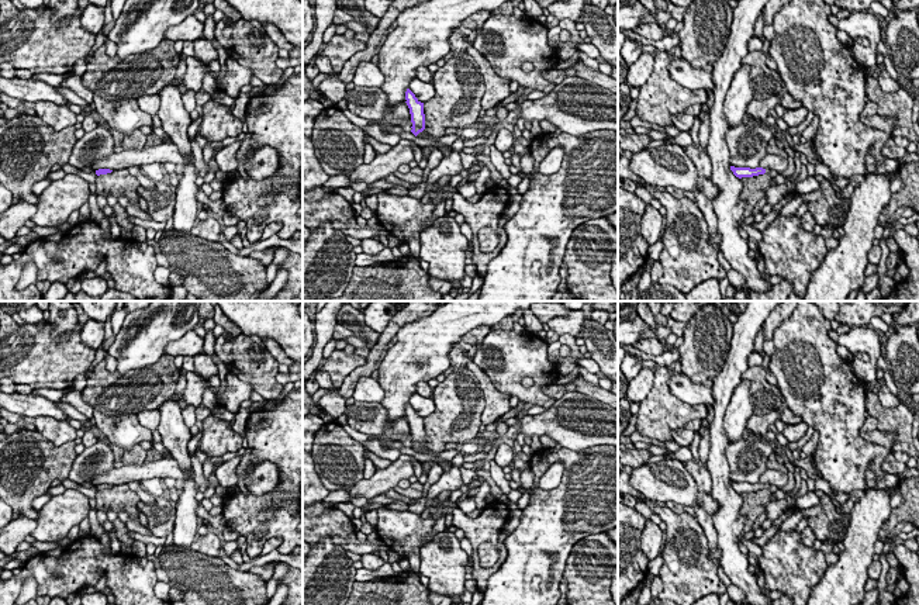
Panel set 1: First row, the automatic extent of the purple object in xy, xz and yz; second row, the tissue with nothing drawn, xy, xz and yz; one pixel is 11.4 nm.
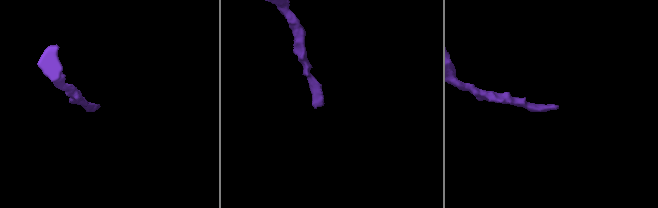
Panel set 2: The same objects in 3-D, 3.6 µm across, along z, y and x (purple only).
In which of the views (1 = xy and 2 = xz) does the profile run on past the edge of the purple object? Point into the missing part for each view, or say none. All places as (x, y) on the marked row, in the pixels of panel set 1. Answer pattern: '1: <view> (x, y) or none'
1: none
2: none

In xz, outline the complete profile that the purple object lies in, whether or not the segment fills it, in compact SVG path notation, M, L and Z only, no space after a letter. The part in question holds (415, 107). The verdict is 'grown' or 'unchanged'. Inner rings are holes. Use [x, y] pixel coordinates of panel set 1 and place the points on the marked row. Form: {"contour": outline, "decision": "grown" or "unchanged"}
{"contour": "M410 89L405 91L405 100L411 114L411 132L417 136L425 129L424 103L421 103Z", "decision": "unchanged"}

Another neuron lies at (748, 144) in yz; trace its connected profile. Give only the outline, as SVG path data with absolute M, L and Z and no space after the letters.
M739 124L728 129L729 162L735 167L759 167L774 136L773 128L760 124Z

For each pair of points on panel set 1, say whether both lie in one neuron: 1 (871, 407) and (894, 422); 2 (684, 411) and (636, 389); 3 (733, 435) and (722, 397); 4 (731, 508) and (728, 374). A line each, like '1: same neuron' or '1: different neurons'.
1: same neuron
2: different neurons
3: different neurons
4: same neuron

